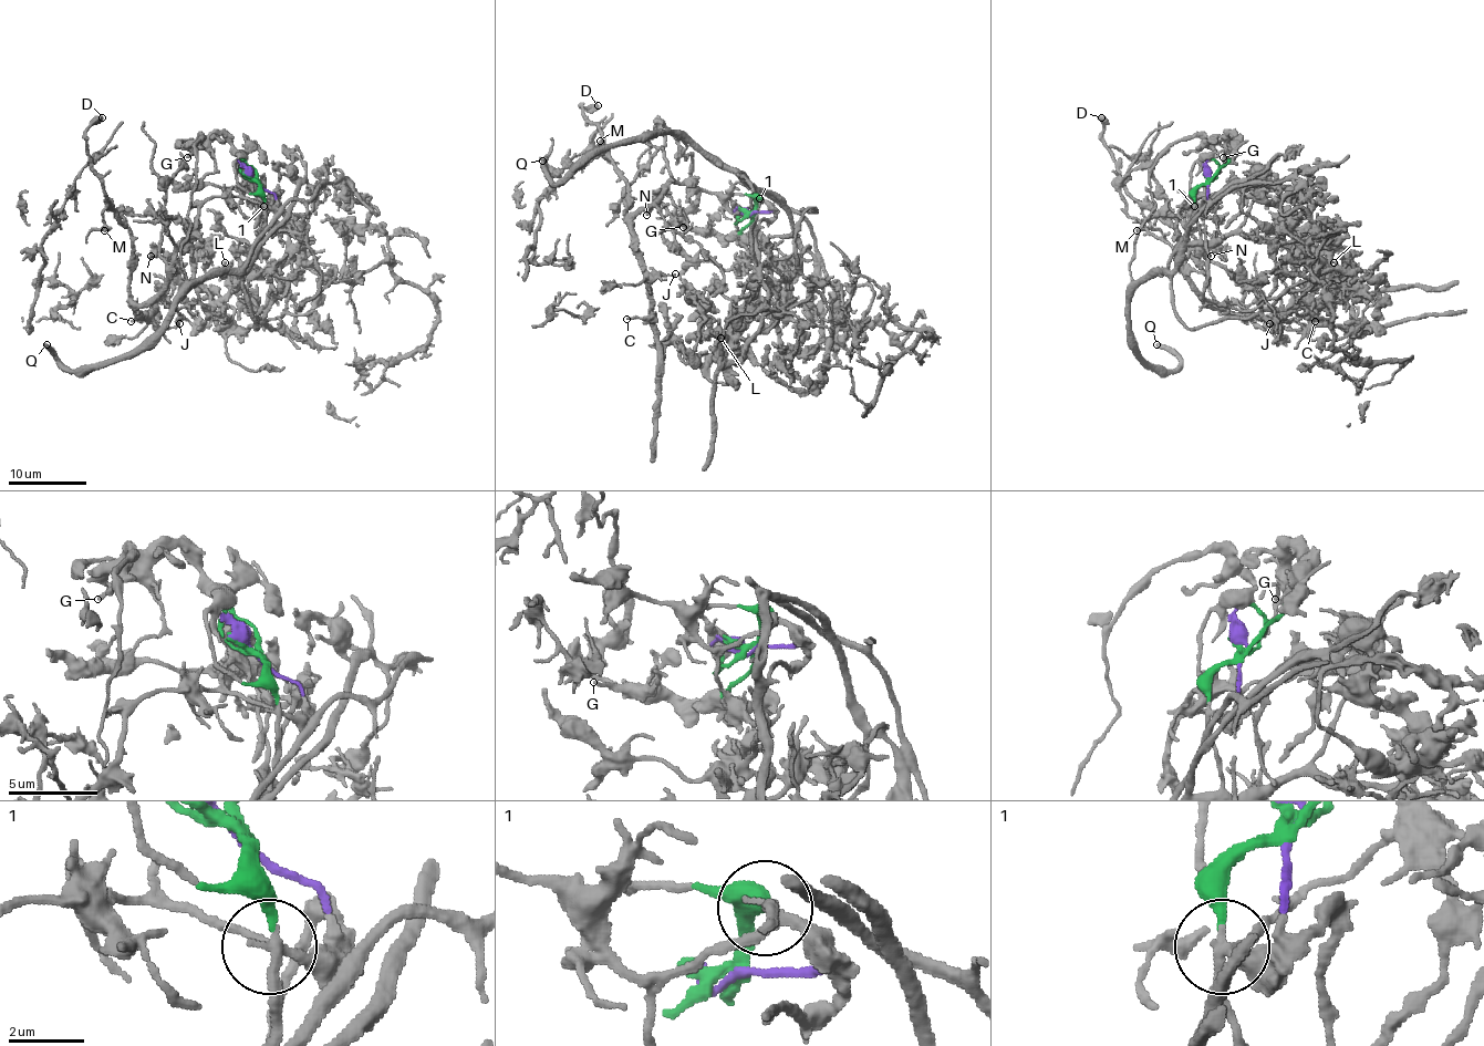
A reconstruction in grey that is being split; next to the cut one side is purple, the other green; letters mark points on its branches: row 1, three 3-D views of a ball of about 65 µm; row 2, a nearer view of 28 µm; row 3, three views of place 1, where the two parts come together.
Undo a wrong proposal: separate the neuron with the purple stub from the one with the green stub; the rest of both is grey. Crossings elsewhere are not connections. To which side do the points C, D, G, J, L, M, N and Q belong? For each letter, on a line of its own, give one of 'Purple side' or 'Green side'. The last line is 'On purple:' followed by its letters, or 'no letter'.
C: Purple side
D: Purple side
G: Green side
J: Purple side
L: Green side
M: Purple side
N: Purple side
Q: Green side
On purple: C, D, J, M, N

